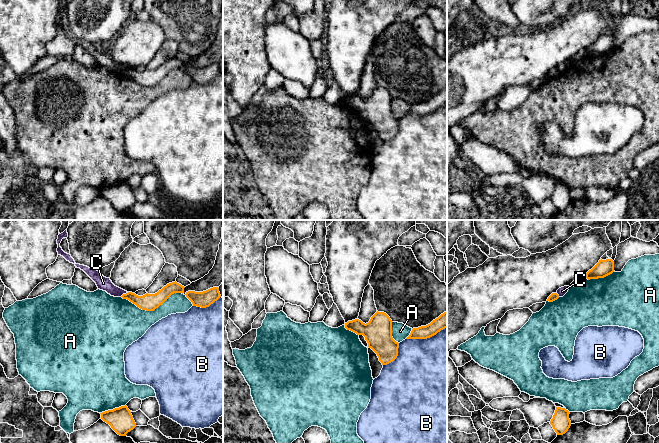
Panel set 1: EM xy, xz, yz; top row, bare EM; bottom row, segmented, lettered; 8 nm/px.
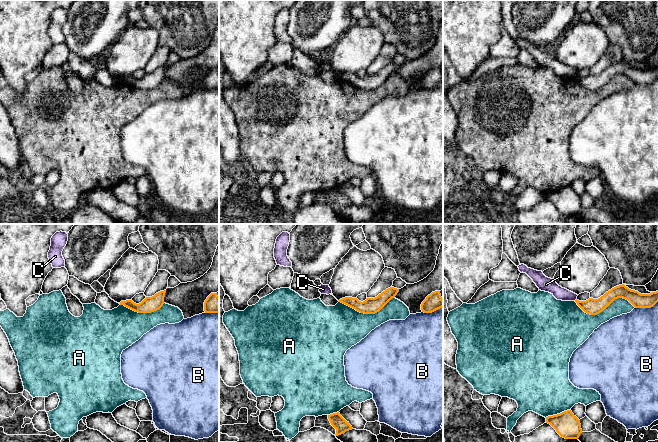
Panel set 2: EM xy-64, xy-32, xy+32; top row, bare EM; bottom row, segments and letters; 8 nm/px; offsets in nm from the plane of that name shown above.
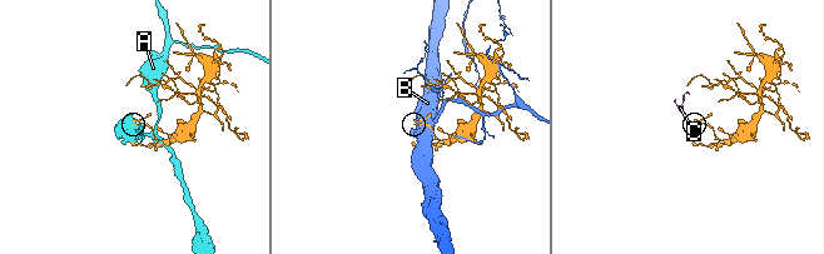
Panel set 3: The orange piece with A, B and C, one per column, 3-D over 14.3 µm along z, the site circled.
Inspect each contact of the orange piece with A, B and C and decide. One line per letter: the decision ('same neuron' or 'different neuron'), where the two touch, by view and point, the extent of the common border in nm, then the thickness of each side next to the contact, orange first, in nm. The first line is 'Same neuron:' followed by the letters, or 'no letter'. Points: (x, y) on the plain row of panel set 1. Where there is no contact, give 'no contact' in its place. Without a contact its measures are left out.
Same neuron: no letter
A: different neuron; contact xy (151, 86); length 500 nm; calibres 140 and 340 nm
B: different neuron; contact xz (426, 114); length 340 nm; calibres 130 and 500 nm
C: different neuron; contact xy (124, 70); length 80 nm; calibres 140 and 110 nm

